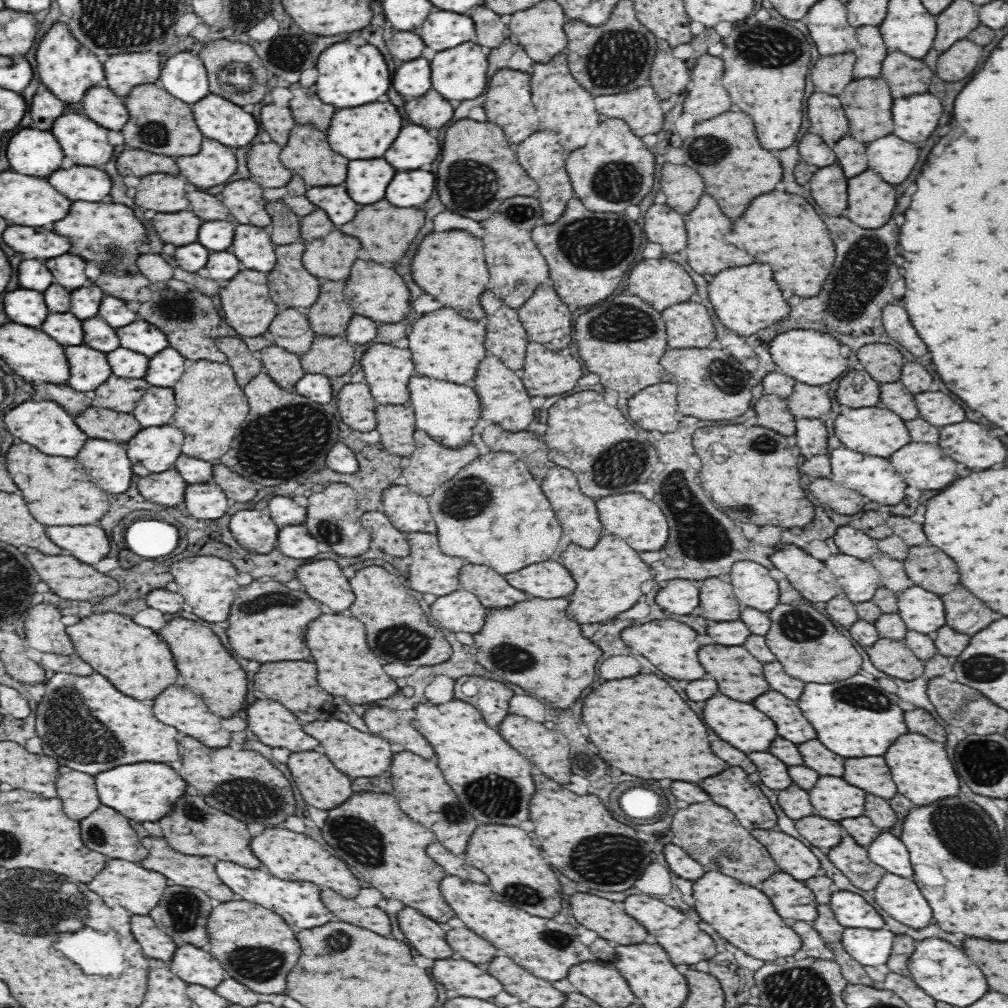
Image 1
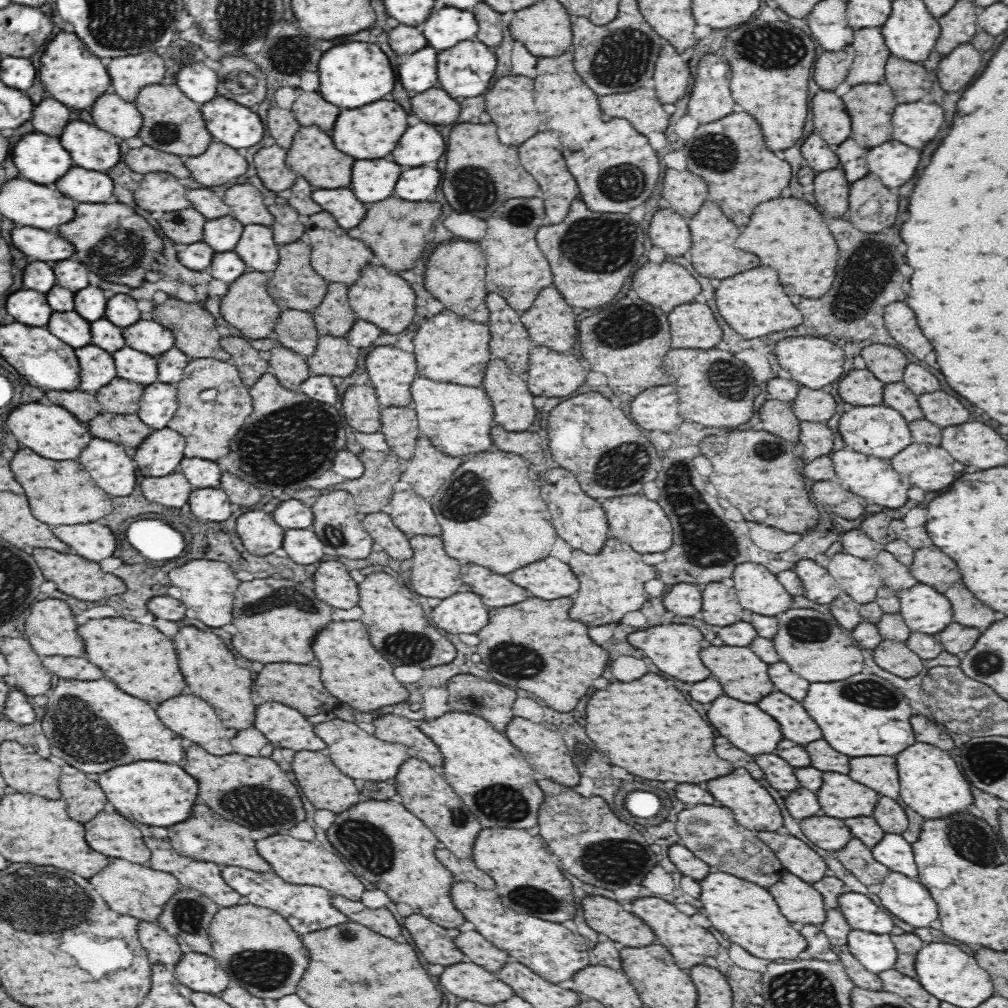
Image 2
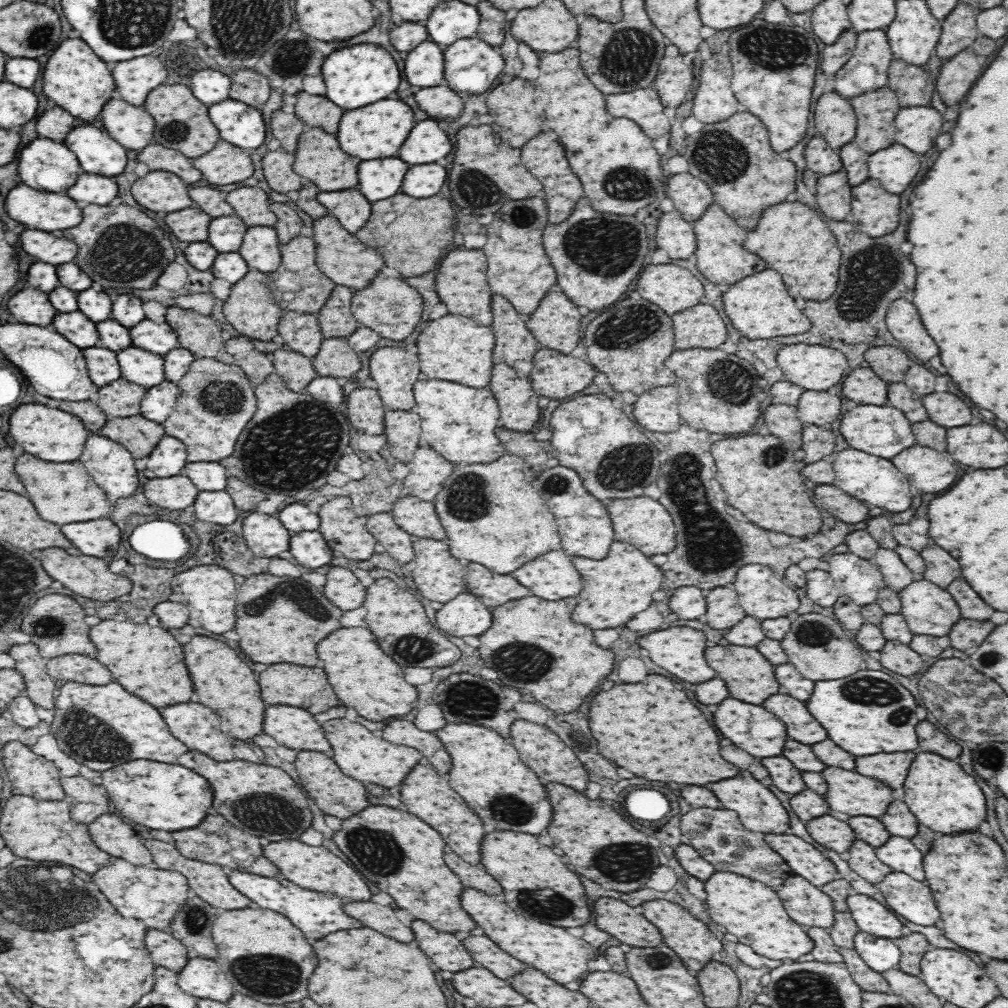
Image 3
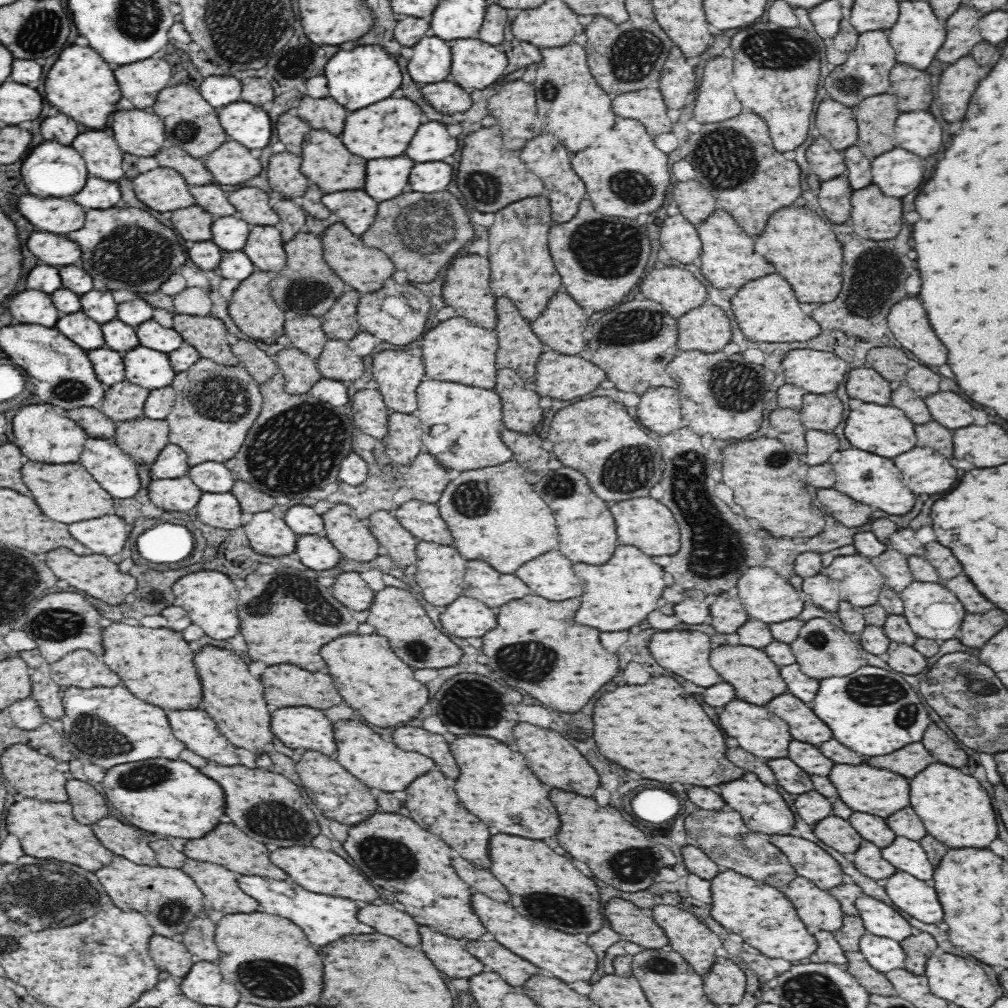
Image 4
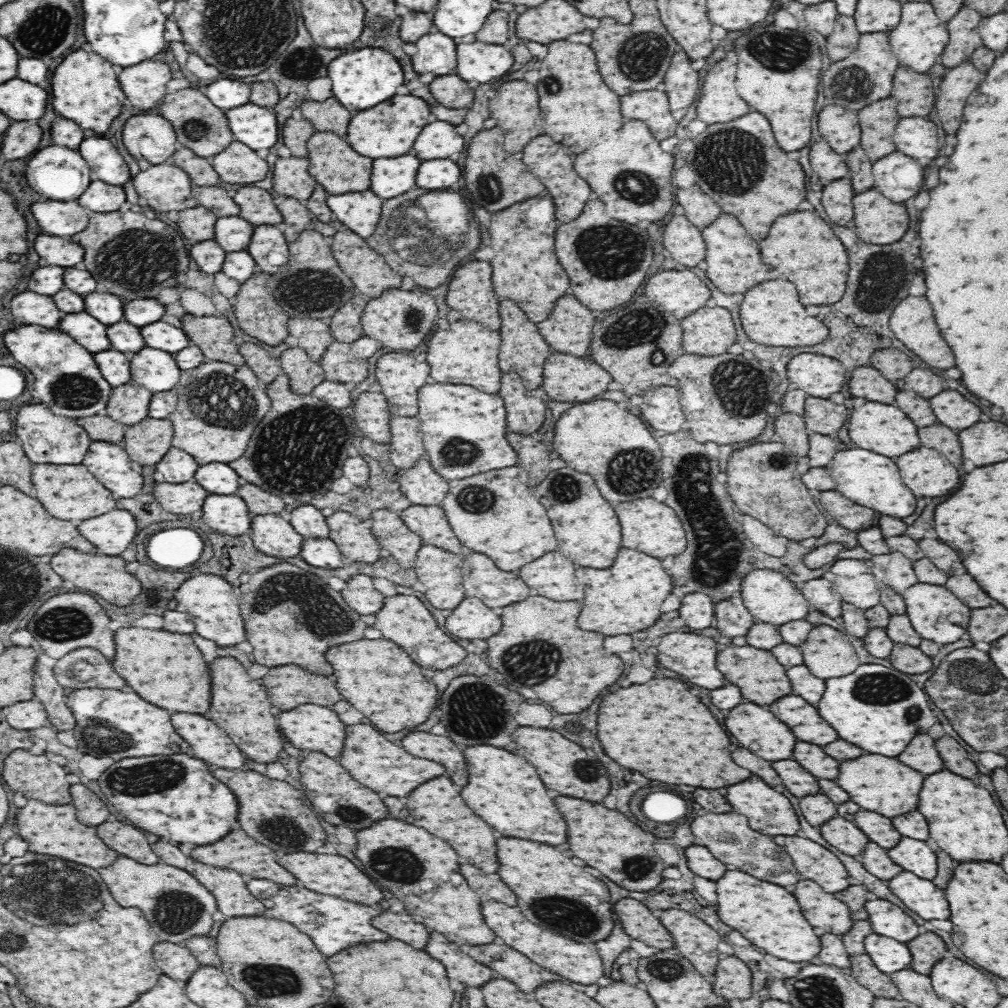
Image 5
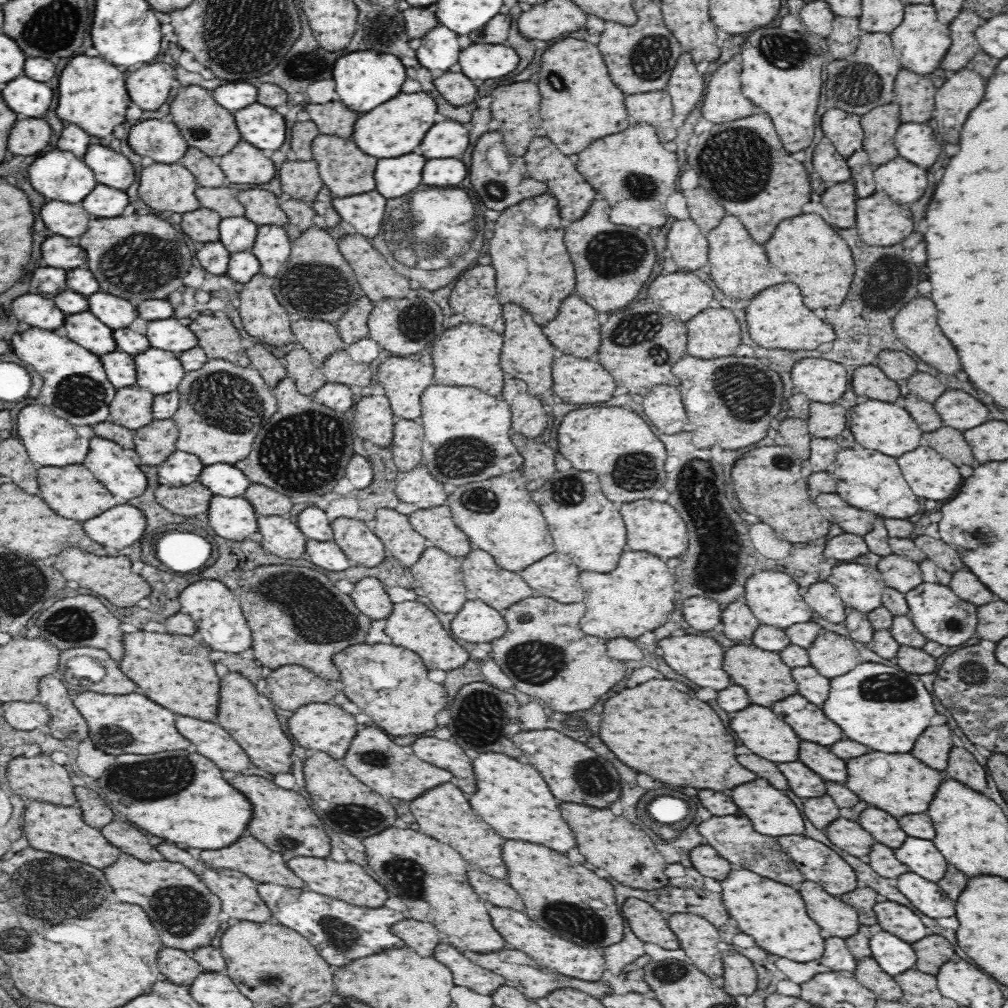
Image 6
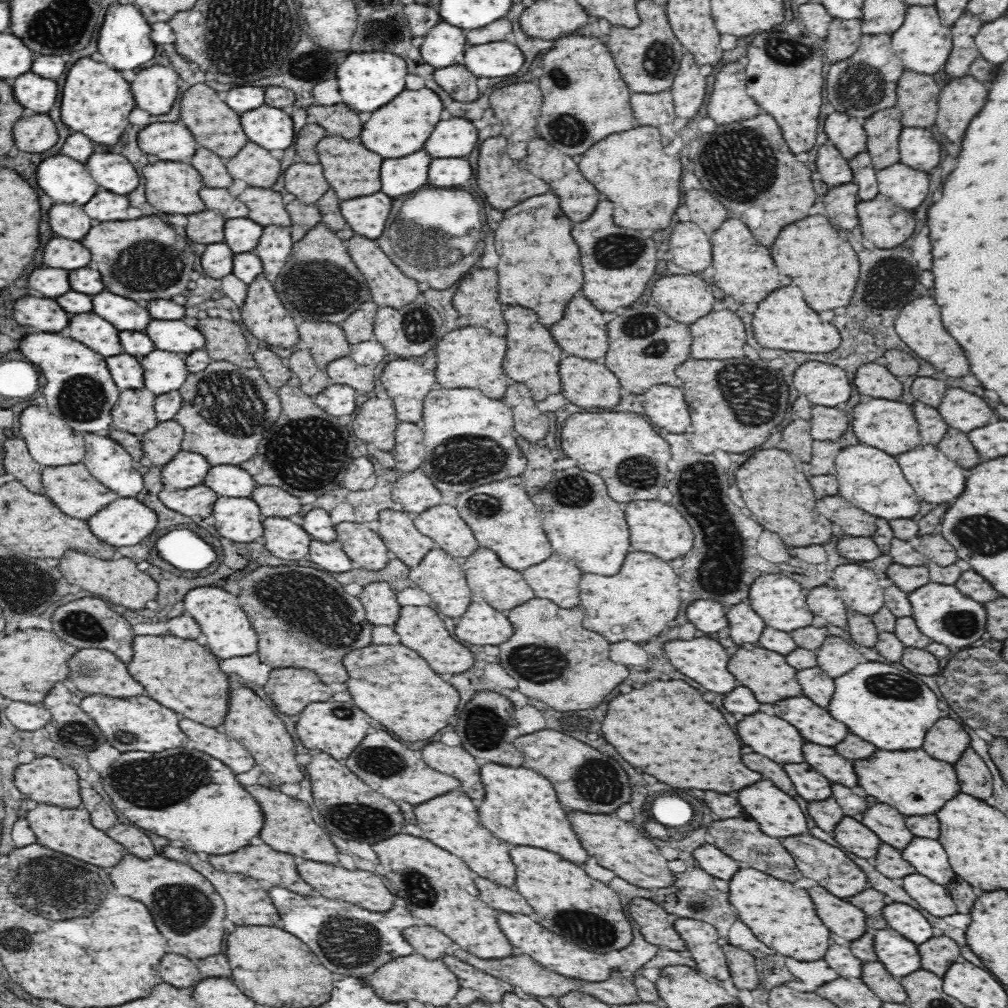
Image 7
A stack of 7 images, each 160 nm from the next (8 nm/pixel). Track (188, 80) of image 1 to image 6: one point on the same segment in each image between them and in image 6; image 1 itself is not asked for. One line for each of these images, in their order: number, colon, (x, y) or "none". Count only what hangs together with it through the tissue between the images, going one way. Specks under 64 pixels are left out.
2: (197, 81)
3: (210, 87)
4: (218, 91)
5: (225, 94)
6: (237, 95)

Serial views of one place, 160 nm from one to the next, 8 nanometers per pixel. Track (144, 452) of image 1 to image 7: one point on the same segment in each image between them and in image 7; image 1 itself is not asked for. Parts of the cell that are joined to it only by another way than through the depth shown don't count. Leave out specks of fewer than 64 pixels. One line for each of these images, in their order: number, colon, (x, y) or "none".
2: (159, 454)
3: (168, 457)
4: (172, 463)
5: (176, 466)
6: (180, 468)
7: (185, 470)

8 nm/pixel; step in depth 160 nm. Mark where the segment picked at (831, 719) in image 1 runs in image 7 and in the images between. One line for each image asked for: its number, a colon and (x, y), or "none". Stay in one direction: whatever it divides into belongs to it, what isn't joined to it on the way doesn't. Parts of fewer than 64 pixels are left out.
2: (864, 715)
3: (887, 723)
4: (873, 711)
5: (885, 726)
6: (880, 706)
7: (892, 708)

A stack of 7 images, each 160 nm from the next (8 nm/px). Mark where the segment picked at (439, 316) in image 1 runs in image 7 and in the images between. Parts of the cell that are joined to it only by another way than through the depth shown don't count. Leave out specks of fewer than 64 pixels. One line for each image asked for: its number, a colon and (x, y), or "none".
2: (448, 348)
3: (454, 348)
4: (456, 350)
5: (467, 353)
6: (469, 354)
7: (468, 357)

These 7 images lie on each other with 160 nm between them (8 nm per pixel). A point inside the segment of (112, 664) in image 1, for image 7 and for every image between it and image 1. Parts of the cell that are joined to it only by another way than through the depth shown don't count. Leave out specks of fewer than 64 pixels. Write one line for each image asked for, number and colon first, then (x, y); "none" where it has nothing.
2: (142, 661)
3: (148, 661)
4: (155, 664)
5: (167, 669)
6: (175, 671)
7: (180, 674)

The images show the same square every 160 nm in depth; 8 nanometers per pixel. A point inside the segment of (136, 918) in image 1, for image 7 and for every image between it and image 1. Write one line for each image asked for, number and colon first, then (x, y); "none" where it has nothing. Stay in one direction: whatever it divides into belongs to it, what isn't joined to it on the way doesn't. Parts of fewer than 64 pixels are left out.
2: (162, 948)
3: (165, 949)
4: (171, 955)
5: (176, 960)
6: (178, 965)
7: (177, 970)

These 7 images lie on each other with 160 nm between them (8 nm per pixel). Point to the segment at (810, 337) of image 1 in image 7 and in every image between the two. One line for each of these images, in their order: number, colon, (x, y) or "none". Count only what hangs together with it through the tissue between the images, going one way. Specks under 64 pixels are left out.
2: (814, 362)
3: (815, 367)
4: (817, 372)
5: (818, 375)
6: (821, 380)
7: (825, 384)

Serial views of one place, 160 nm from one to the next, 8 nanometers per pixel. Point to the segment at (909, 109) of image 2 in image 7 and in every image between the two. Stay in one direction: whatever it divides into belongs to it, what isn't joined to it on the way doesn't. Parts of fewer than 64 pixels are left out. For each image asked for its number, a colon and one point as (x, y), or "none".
3: (916, 127)
4: (919, 132)
5: (916, 137)
6: (916, 142)
7: (918, 149)

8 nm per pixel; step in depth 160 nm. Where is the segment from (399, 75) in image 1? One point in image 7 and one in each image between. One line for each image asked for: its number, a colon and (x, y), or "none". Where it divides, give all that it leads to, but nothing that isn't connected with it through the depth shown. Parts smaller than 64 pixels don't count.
2: (418, 74)
3: (424, 66)
4: (431, 62)
5: (436, 53)
6: (439, 50)
7: (441, 46)

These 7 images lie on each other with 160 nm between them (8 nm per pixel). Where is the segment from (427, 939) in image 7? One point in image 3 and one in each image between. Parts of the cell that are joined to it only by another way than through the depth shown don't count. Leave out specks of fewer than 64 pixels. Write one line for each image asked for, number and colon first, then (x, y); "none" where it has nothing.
3: (382, 918)
4: (386, 919)
5: (397, 925)
6: (422, 936)

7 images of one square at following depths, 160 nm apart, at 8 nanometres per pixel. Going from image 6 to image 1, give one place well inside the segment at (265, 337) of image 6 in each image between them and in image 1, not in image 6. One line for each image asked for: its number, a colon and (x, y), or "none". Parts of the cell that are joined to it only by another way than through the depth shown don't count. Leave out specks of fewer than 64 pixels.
1: (245, 299)
2: (248, 306)
3: (251, 309)
4: (252, 307)
5: (259, 315)

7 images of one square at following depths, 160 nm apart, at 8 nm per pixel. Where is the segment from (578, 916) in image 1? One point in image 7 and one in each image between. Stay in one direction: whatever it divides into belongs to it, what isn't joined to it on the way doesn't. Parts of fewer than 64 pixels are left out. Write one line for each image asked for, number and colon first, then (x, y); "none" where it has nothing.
2: (604, 915)
3: (617, 918)
4: (625, 918)
5: (636, 918)
6: (646, 922)
7: (655, 927)

